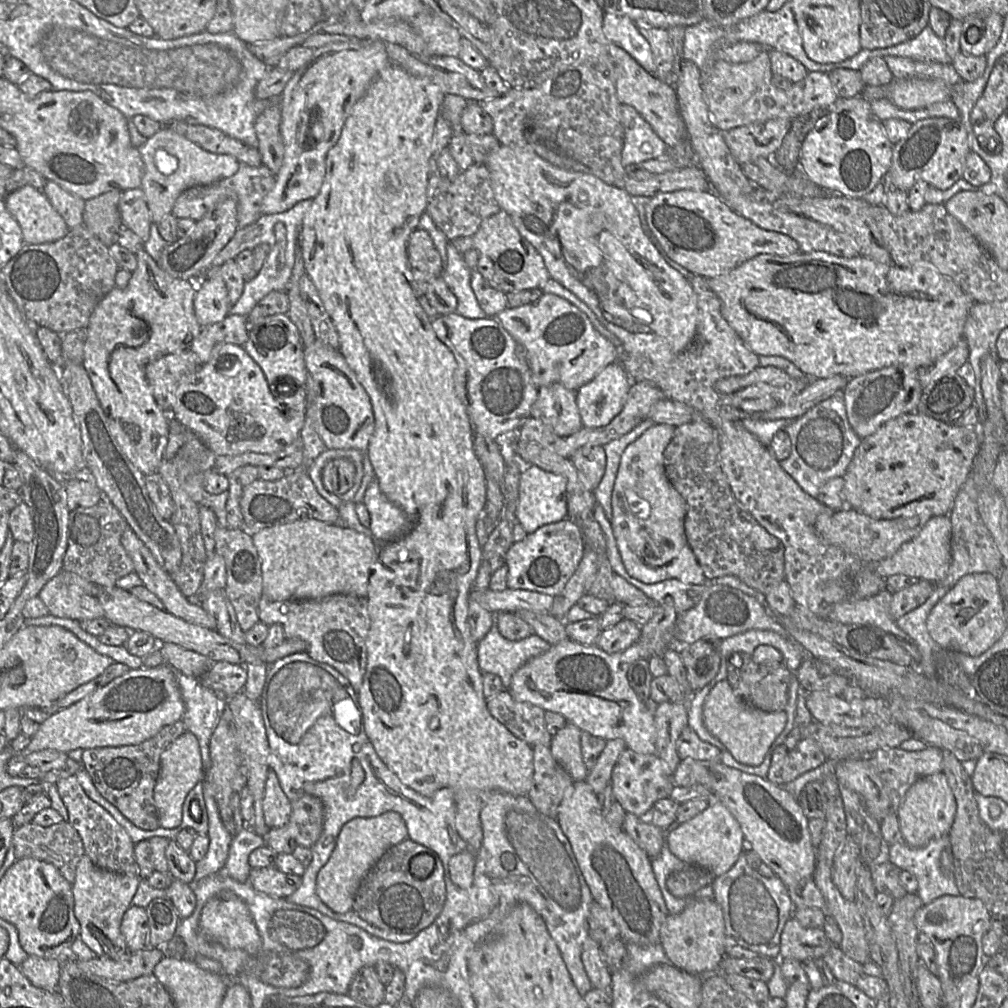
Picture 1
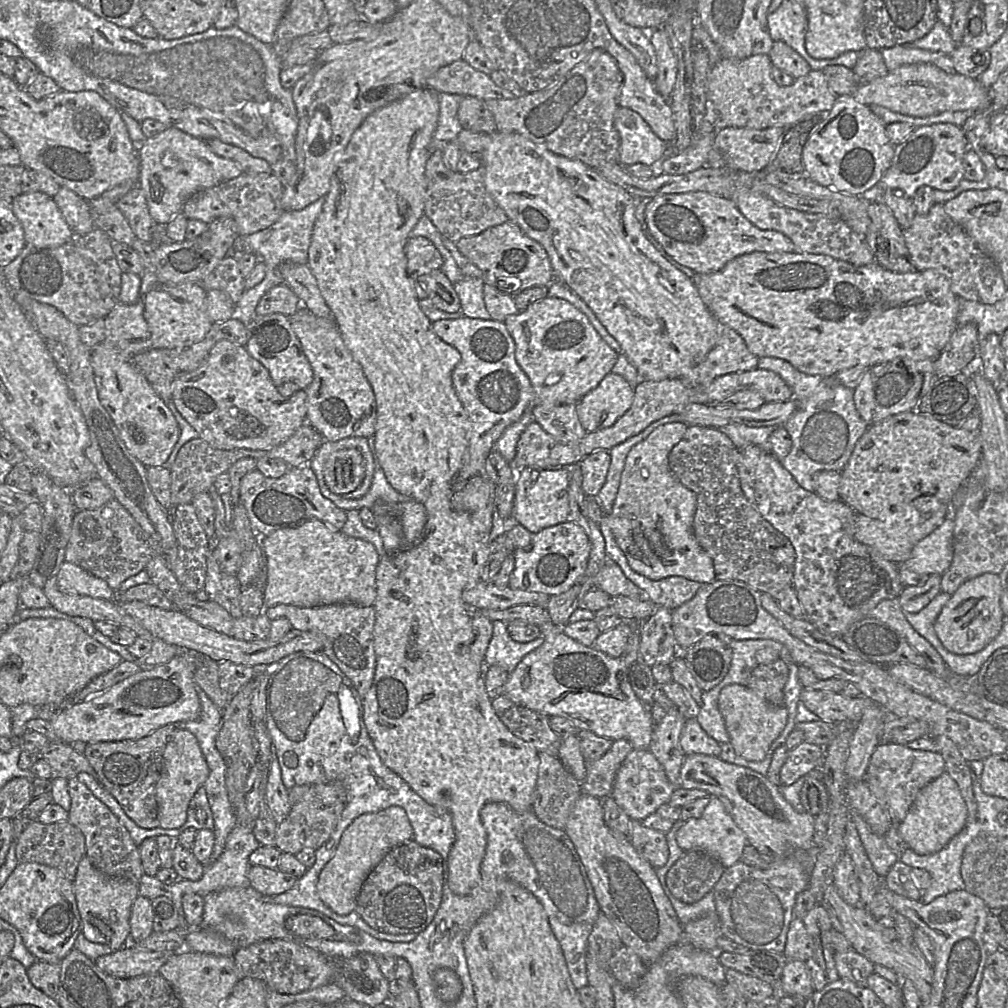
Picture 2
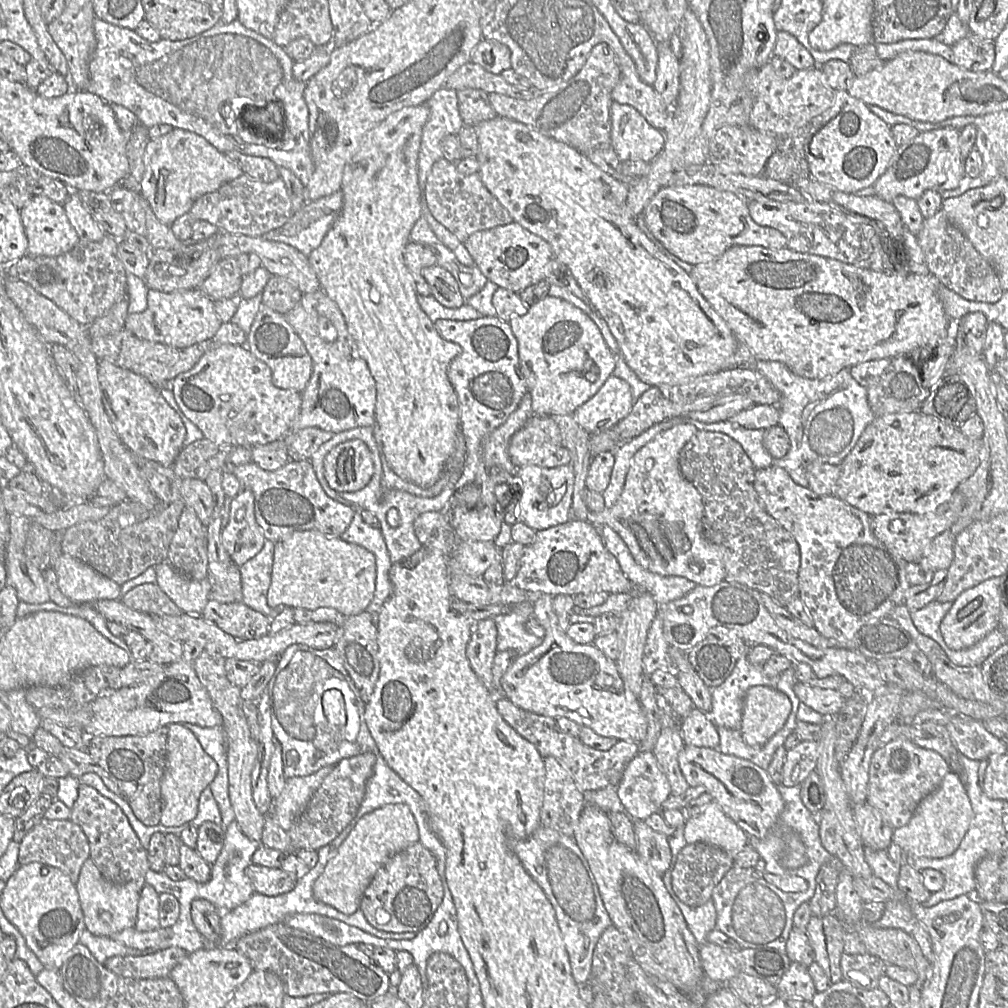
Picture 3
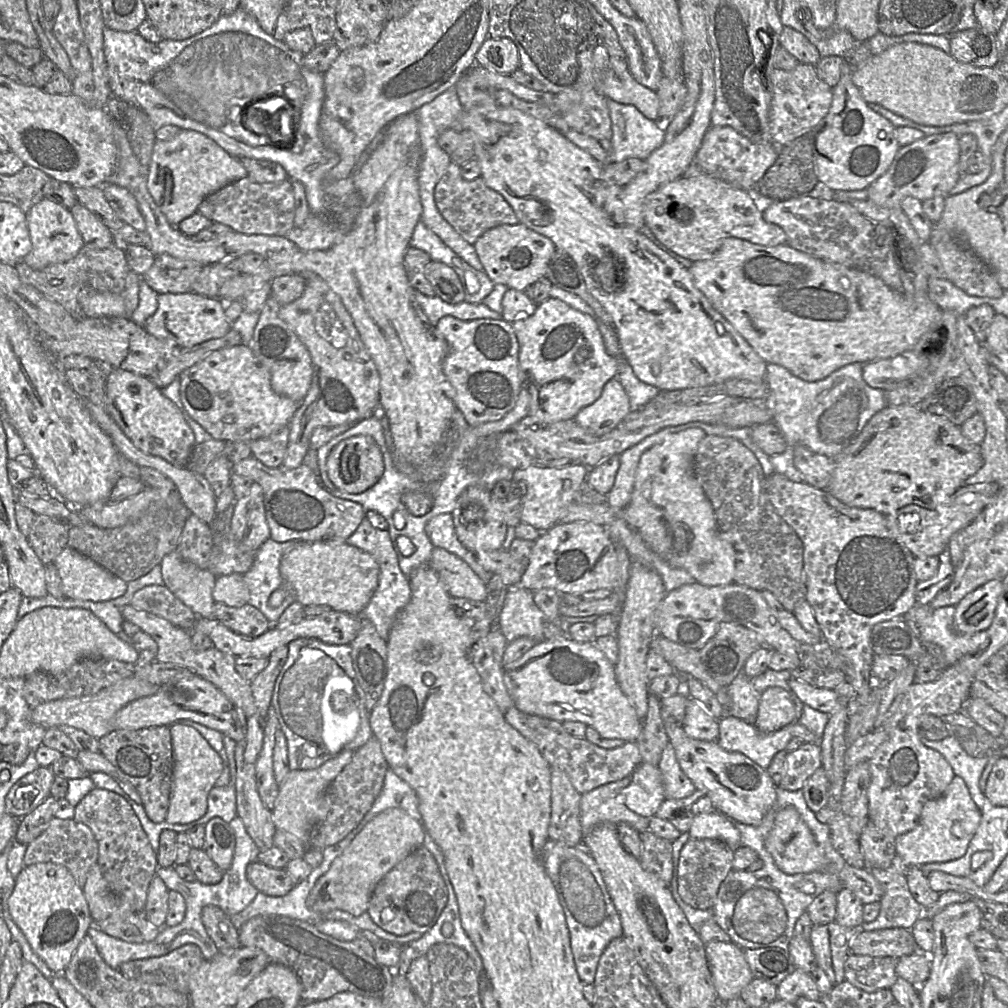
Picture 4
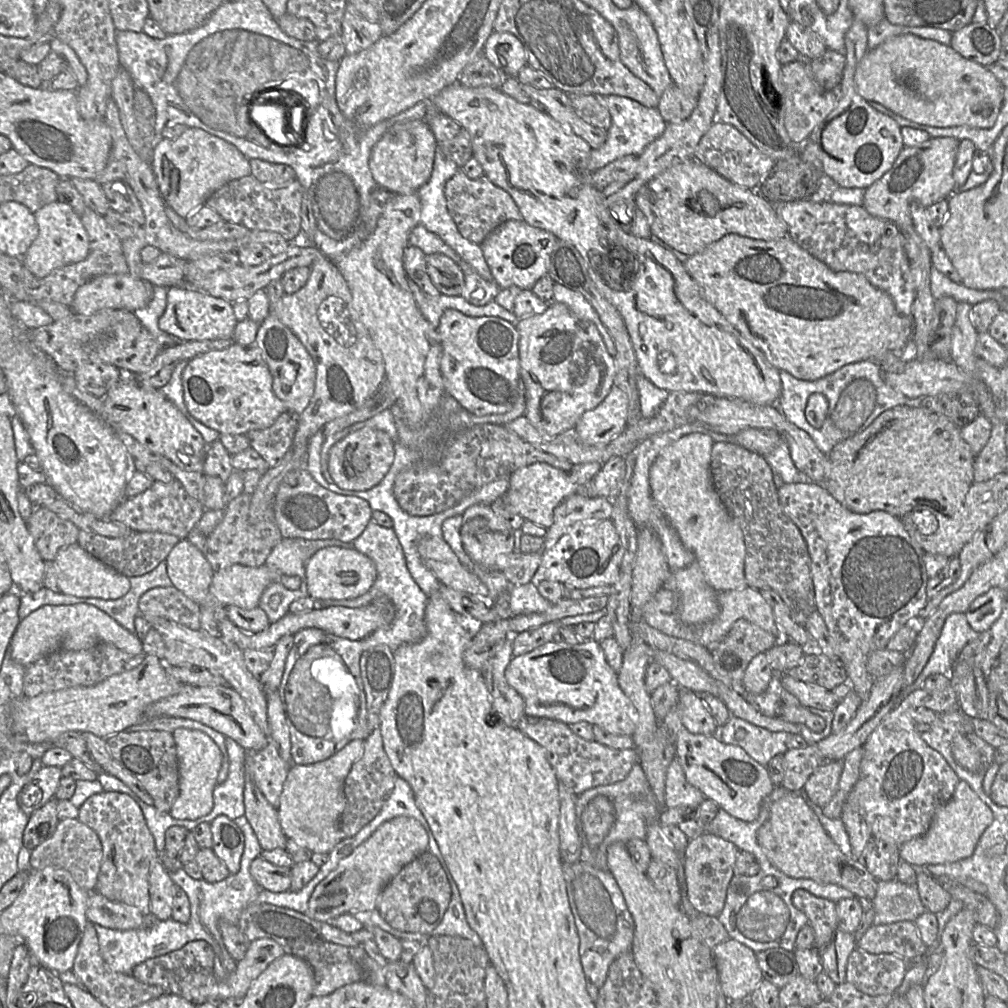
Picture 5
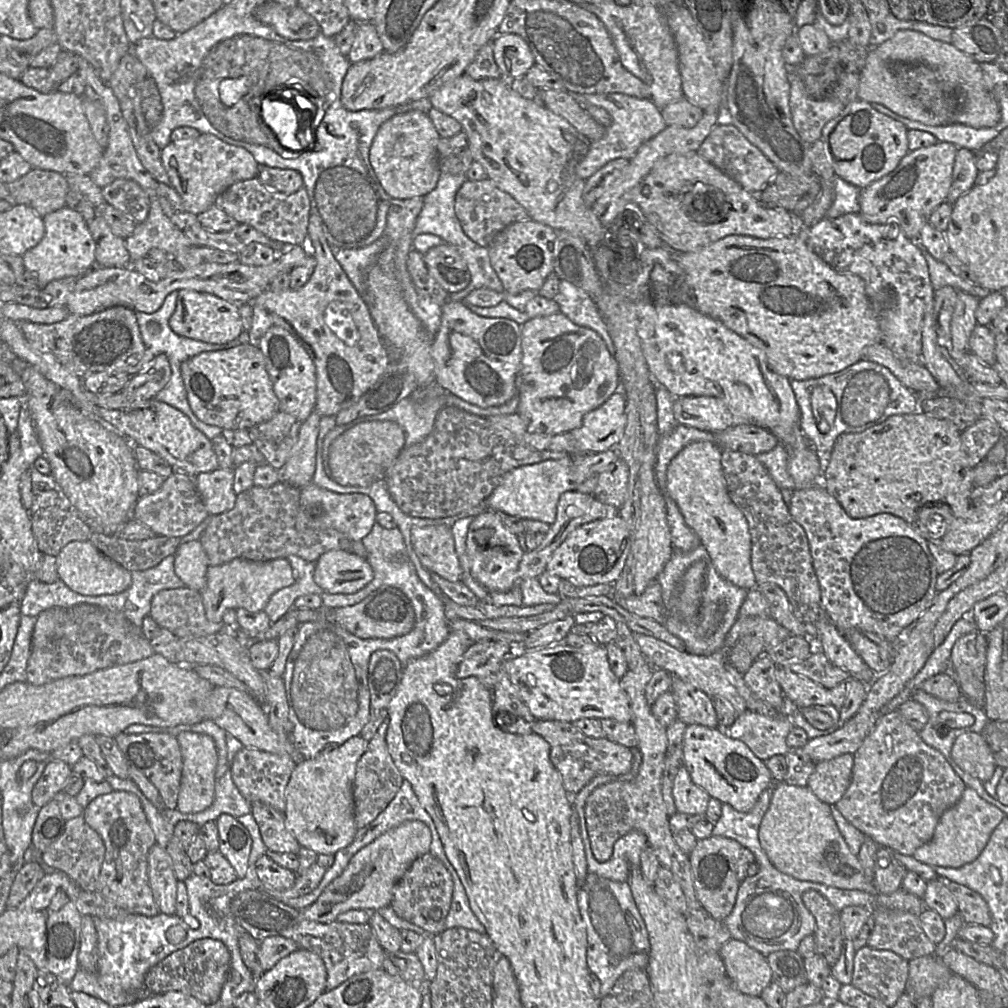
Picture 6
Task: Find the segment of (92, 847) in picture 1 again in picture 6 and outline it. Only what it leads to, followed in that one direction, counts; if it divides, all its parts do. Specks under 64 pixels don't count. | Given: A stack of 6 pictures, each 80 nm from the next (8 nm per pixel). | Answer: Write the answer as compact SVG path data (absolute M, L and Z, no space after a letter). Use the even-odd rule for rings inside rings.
M112 791L93 799L84 809L82 816L85 822L102 838L105 845L105 856L97 880L97 889L103 897L124 909L127 913L144 916L156 916L160 913L149 885L148 879L148 852L156 843L139 799L126 791Z

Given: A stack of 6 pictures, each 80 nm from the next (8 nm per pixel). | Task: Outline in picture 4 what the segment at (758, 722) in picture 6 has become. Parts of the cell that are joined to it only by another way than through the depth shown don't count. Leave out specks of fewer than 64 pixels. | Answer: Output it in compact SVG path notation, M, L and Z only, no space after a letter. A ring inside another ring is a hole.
M730 714L718 721L719 746L729 752L744 754L764 769L777 752L786 750L792 738L788 725L775 732L762 733L755 725Z

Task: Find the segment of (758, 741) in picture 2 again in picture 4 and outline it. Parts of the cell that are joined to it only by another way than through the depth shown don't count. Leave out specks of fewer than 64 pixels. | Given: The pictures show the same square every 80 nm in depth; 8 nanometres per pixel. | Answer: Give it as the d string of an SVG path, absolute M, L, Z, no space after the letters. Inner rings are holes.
M769 687L763 691L754 720L754 725L760 732L778 731L795 719L795 704L784 689Z

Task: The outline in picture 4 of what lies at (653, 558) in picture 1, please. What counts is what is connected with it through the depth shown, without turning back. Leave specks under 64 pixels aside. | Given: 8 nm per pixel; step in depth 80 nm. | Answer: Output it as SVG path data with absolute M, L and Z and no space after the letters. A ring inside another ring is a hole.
M699 428L669 434L662 443L646 450L637 466L631 498L623 510L615 510L608 503L581 504L573 502L559 523L592 522L609 526L617 517L622 517L639 533L646 545L670 566L686 570L696 582L707 586L732 584L735 572L735 551L730 542L721 537L711 502L692 471L692 461L699 442L706 433Z

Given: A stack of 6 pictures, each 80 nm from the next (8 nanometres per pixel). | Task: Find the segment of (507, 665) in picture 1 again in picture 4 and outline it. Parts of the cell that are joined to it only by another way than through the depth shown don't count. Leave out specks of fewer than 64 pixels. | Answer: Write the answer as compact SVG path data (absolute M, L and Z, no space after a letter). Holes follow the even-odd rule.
M508 587L498 628L508 643L521 636L528 636L537 643L545 639L543 628L552 622L534 602L533 591L524 587Z

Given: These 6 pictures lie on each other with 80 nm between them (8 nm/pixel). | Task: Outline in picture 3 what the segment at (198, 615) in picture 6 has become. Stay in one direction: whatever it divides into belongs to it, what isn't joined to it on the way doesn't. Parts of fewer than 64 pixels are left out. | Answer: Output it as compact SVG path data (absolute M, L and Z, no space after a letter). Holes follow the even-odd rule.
M145 583L127 592L120 601L149 615L179 616L183 611L155 584Z

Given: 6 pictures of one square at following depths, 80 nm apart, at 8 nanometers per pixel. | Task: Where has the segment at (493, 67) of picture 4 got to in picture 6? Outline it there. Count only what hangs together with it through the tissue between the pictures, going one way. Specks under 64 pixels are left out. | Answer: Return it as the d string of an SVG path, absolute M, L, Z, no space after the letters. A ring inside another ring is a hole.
M498 34L492 40L494 60L503 78L513 80L525 77L527 71L535 65L533 54L525 40L516 34Z

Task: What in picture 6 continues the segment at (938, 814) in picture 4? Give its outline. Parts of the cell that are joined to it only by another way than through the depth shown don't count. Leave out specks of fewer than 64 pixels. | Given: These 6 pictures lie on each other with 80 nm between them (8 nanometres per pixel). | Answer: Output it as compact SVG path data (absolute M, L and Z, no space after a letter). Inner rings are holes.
M966 786L959 801L941 815L932 839L917 848L912 857L930 866L958 868L968 864L983 851L1003 816L1001 810Z

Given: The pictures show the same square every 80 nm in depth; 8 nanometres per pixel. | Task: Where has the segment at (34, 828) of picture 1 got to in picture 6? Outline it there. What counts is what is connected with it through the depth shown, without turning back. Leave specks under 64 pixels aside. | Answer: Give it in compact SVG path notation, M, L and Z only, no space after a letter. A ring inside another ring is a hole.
M77 816L65 821L65 827L60 837L41 852L42 861L46 866L66 873L80 890L94 892L105 856L105 845L101 836L84 820Z

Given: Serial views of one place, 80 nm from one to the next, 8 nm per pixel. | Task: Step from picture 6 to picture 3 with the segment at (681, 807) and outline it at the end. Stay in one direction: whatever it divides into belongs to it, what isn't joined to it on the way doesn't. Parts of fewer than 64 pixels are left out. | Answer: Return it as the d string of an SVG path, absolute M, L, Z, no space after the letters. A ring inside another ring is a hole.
M672 726L662 729L652 750L661 770L669 781L671 795L683 794L690 788L678 762L679 753L684 746L679 726Z

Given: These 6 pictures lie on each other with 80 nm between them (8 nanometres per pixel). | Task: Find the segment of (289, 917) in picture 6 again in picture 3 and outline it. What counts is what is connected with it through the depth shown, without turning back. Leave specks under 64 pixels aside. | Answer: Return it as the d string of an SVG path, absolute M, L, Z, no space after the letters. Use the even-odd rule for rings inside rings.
M282 922L241 936L235 948L250 960L254 971L275 973L291 997L345 993L371 1004L391 989L390 976L375 959L373 948L361 943L336 946Z

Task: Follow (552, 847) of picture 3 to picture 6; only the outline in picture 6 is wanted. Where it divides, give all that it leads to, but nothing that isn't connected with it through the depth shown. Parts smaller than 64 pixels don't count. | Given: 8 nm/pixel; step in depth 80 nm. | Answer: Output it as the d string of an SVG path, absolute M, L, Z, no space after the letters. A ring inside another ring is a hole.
M588 873L586 876L585 881L578 886L577 890L577 903L579 907L579 911L581 914L581 917L586 925L586 931L587 931L587 965L590 970L591 974L595 974L600 982L601 982L601 997L607 995L612 987L614 986L617 979L627 970L630 969L642 969L645 970L648 964L649 960L649 951L650 951L650 942L649 942L649 936L648 932L645 926L645 922L643 918L641 917L641 914L636 906L636 903L634 901L634 898L632 896L631 889L627 882L616 882L609 879L605 879L602 877L599 877L596 874Z

